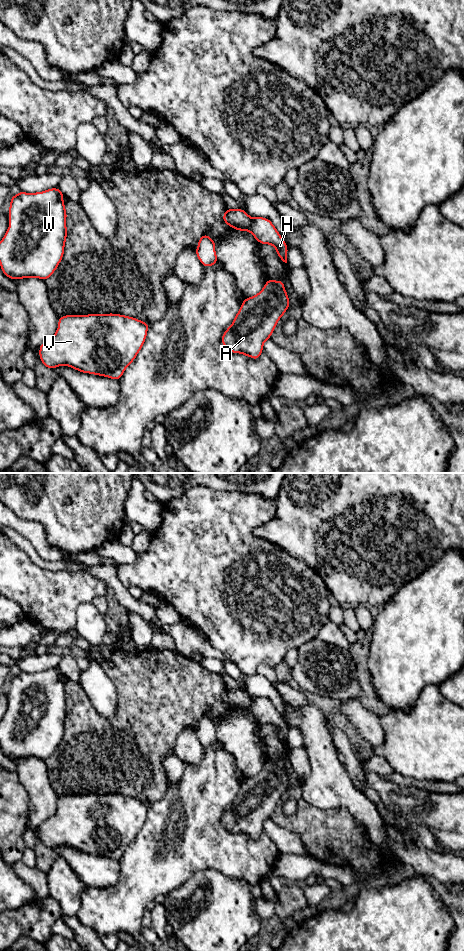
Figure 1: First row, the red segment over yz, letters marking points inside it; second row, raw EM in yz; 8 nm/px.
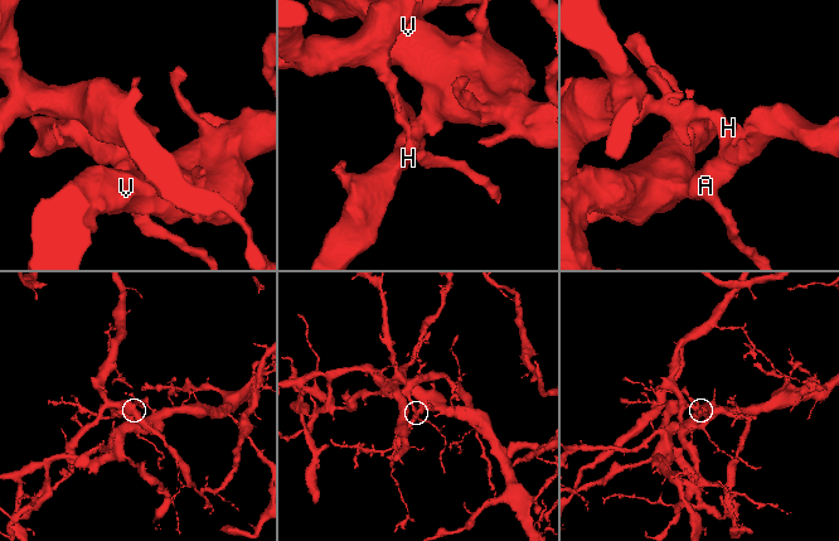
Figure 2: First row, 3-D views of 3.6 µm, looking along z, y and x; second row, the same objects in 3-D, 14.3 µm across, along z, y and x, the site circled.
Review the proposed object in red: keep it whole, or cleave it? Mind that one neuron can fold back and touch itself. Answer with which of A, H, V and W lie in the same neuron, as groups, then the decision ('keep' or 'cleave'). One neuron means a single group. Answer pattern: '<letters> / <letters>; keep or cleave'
A H V / W; cleave

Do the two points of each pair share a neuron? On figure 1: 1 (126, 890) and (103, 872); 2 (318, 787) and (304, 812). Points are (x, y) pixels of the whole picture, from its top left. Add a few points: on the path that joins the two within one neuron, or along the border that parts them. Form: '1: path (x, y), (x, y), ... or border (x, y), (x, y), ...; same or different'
1: border (119, 861), (118, 880), (108, 887), (93, 888); different
2: border (302, 784), (305, 801), (320, 808), (332, 808); different

